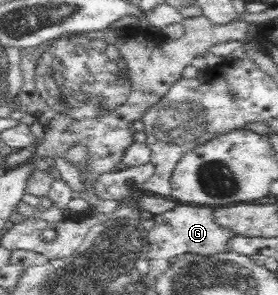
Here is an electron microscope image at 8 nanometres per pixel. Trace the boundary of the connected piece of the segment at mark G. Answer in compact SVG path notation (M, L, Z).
M179 205L165 213L154 215L154 227L148 231L148 256L147 259L165 259L172 261L181 255L195 254L202 257L217 253L231 253L229 240L237 236L234 231L221 227L214 218L214 207L191 207Z

